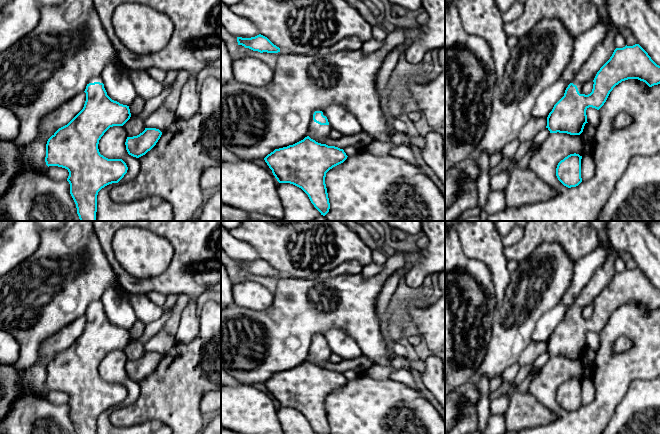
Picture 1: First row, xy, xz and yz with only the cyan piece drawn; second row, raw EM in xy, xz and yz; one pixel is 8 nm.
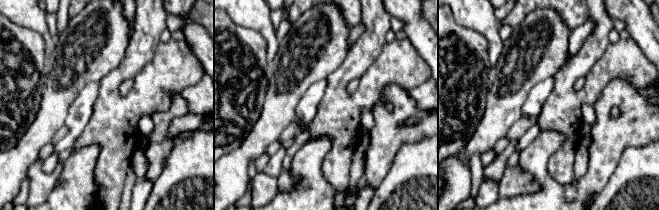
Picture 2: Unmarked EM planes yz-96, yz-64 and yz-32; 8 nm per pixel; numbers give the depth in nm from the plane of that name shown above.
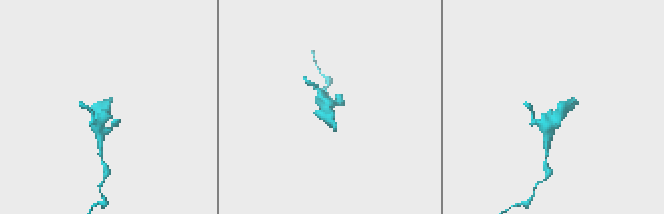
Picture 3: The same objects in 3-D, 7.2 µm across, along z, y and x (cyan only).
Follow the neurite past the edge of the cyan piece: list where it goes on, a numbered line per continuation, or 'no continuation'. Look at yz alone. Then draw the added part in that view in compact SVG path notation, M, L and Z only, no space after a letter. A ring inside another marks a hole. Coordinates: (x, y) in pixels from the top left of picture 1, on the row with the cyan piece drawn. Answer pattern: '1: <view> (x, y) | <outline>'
1: yz (603, 52) | M591 0L598 12L599 22L607 24L610 29L604 41L592 52L587 62L581 67L572 83L577 86L580 94L585 83L593 81L600 68L610 59L616 49L614 39L619 34L619 28L610 20L606 9L606 0Z

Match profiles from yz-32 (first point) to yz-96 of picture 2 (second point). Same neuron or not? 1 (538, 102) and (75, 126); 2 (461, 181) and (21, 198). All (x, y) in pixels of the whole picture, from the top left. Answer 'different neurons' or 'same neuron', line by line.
1: same neuron
2: different neurons

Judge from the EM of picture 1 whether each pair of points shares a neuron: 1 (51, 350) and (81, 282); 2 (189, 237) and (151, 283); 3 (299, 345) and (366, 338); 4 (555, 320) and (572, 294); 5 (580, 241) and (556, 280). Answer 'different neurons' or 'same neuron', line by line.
1: different neurons
2: same neuron
3: same neuron
4: same neuron
5: different neurons

